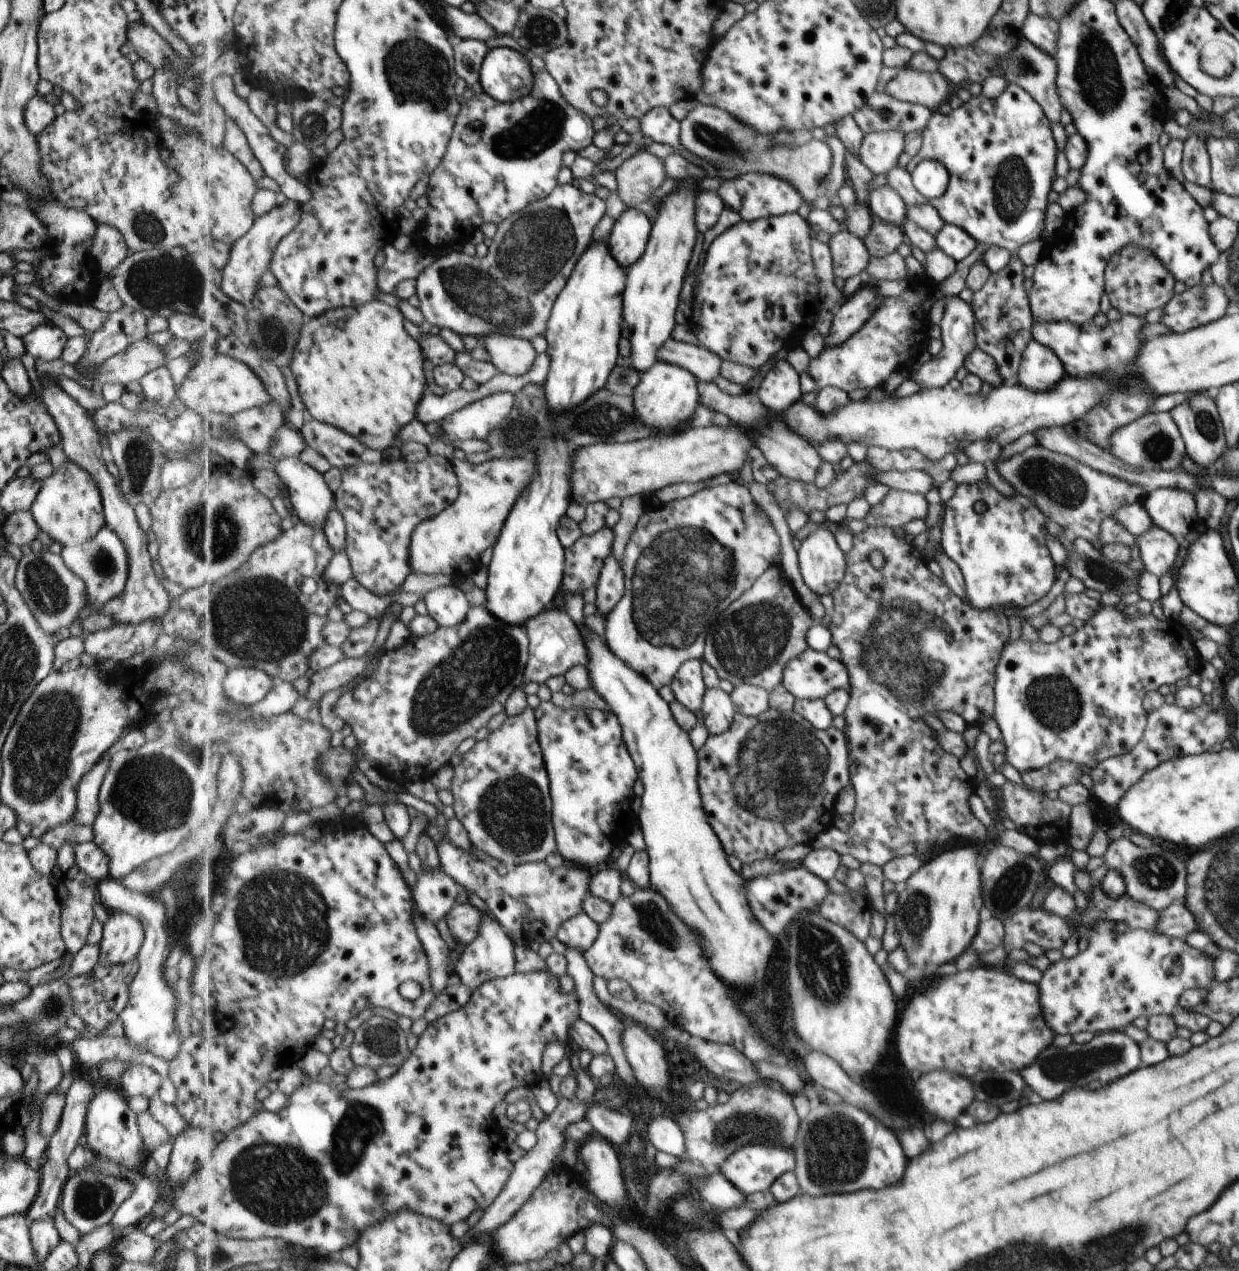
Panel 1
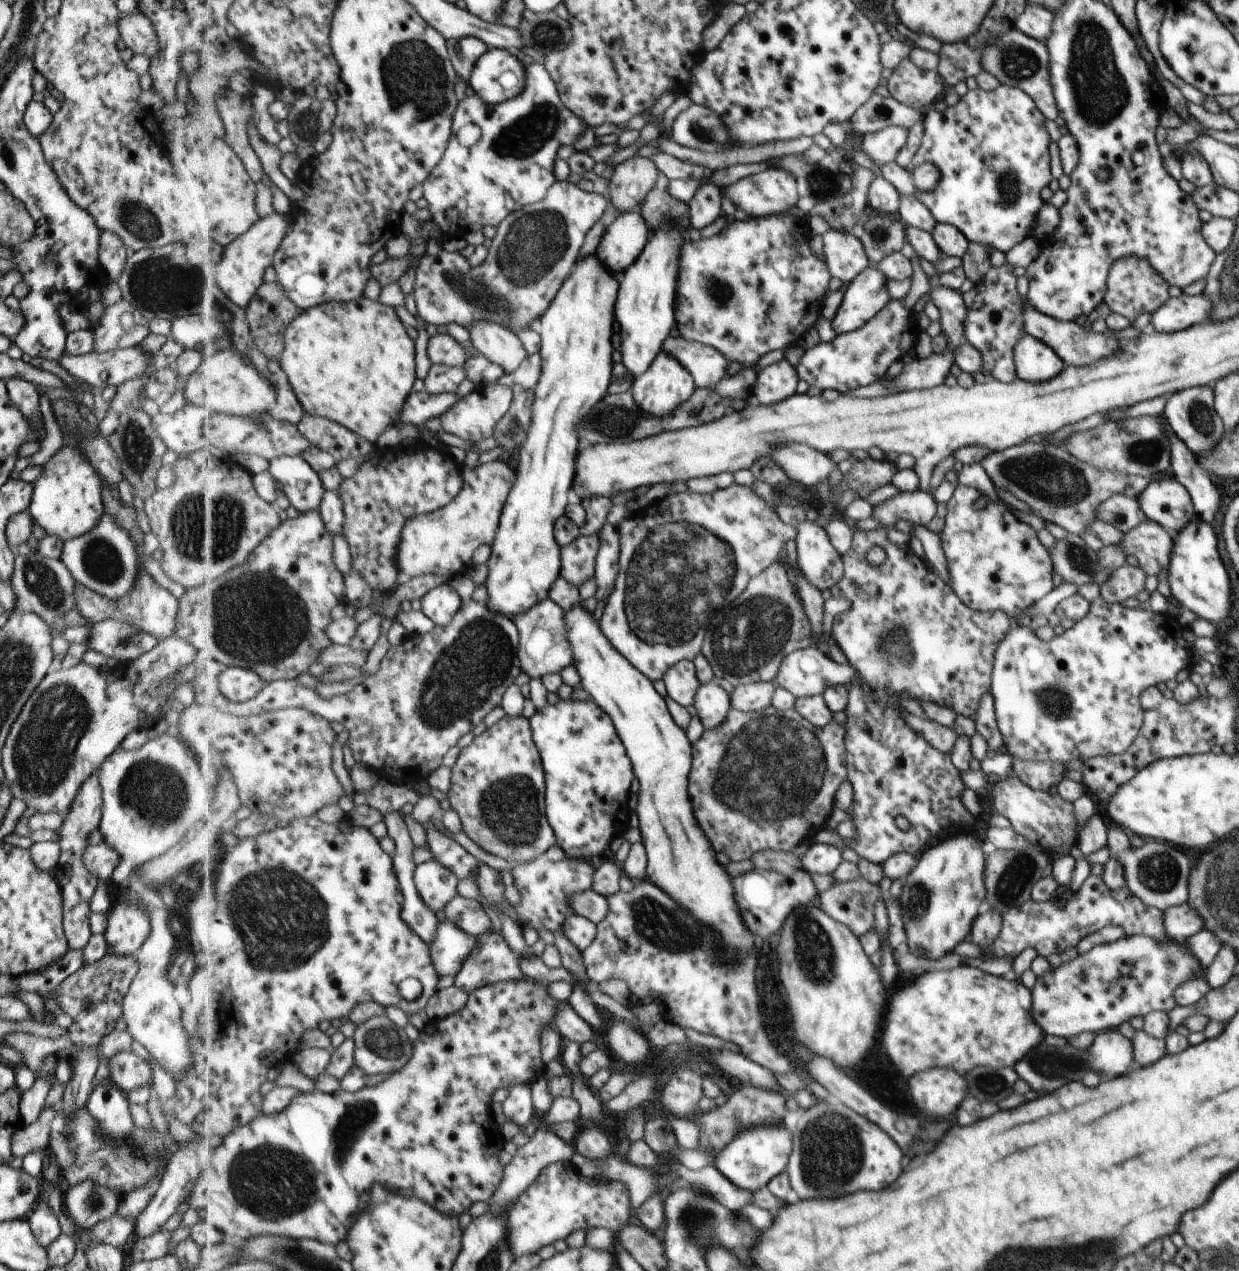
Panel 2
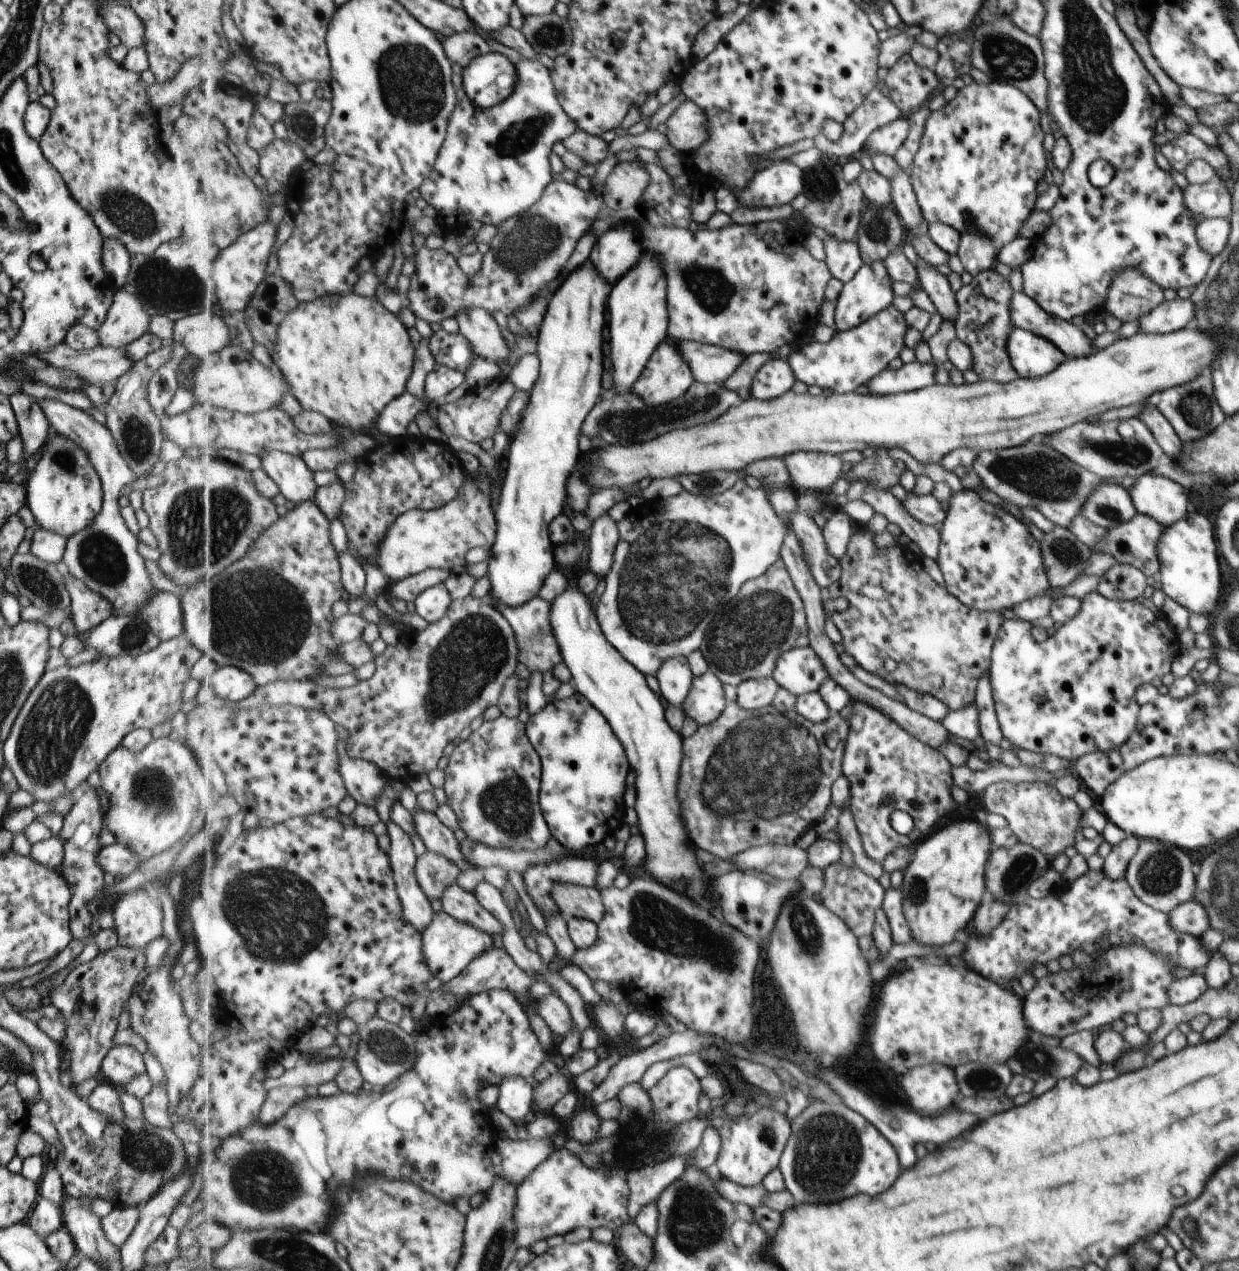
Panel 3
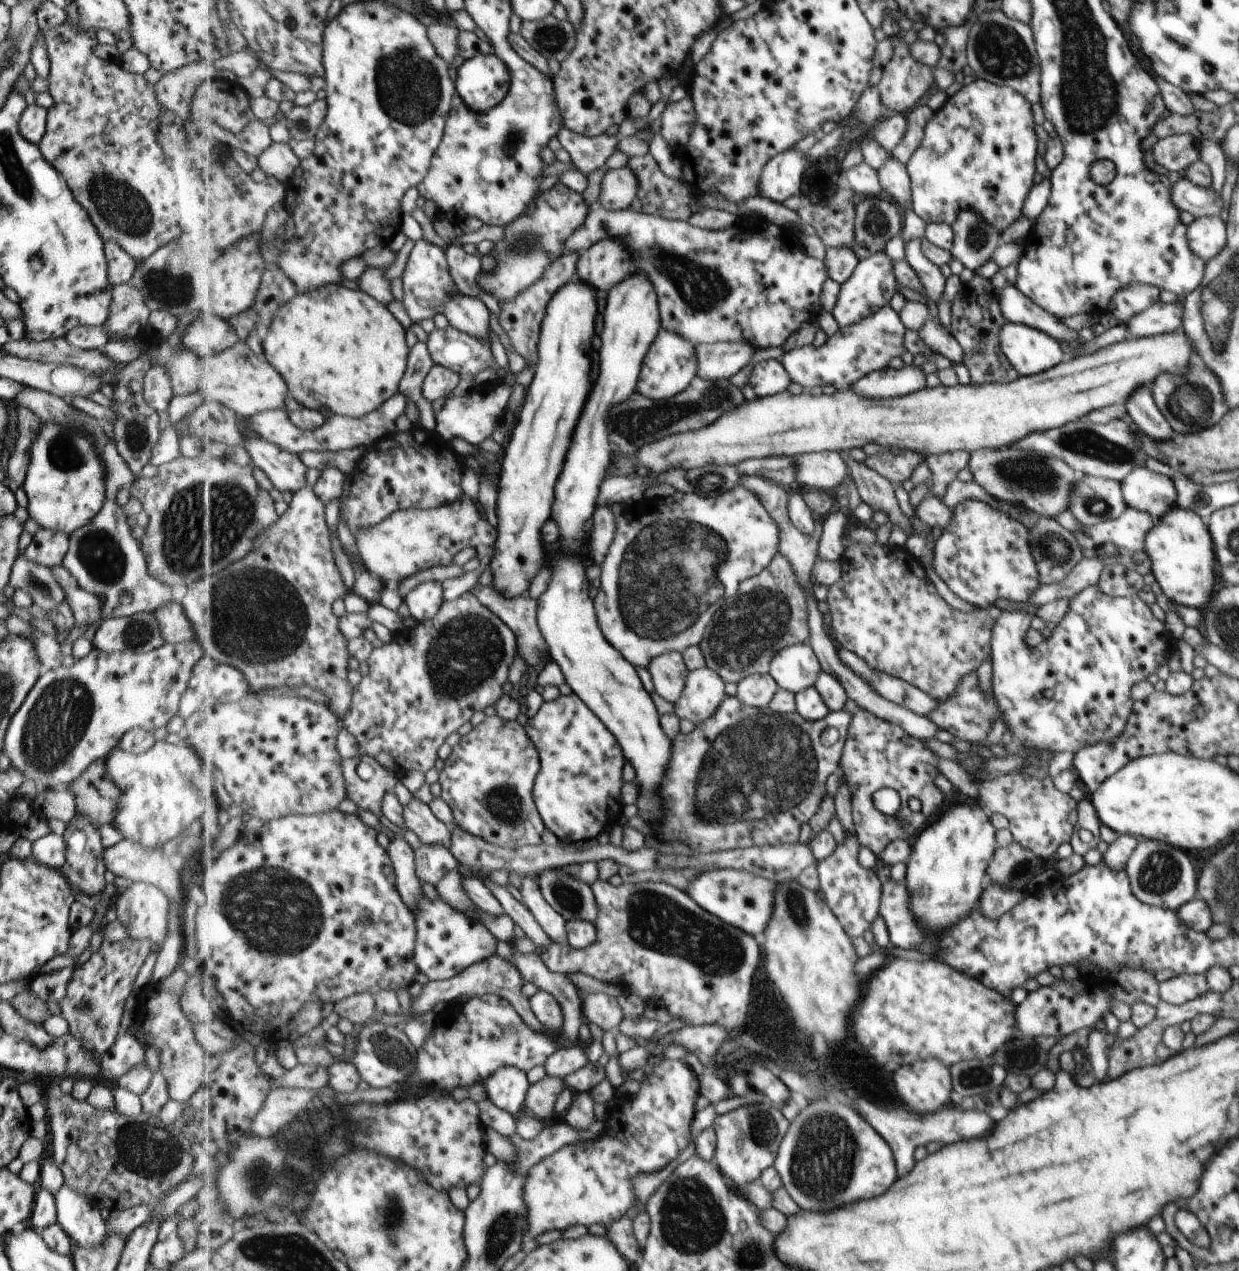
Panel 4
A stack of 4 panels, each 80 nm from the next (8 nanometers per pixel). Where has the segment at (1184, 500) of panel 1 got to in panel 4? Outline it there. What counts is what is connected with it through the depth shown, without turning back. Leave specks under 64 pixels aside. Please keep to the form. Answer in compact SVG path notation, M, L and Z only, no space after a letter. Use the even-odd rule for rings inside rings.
M1135 468L1119 480L1126 506L1149 514L1155 519L1163 516L1175 505L1173 482L1163 474Z

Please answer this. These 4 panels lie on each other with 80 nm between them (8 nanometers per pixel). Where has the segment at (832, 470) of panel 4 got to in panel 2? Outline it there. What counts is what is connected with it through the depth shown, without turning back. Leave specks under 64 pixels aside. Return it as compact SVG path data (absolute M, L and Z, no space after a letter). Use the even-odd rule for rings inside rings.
M791 444L791 446L777 446L776 452L769 454L771 458L775 458L775 462L785 470L788 479L799 486L815 490L817 484L823 480L829 481L830 472L836 466L833 460L829 459L825 453L815 450L805 444Z

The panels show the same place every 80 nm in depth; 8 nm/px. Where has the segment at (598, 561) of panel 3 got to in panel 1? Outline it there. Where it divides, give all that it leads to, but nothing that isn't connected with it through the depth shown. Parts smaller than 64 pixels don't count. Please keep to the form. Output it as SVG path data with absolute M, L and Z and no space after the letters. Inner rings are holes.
M612 552L611 556L605 558L603 564L605 566L596 587L595 605L596 614L606 618L625 596L625 572L623 572L622 562L615 560Z

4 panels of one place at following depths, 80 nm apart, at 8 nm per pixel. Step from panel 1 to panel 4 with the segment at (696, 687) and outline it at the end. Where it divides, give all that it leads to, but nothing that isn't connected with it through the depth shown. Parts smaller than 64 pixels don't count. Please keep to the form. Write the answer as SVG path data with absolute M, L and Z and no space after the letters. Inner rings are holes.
M673 650L661 654L648 667L655 684L655 692L673 706L683 697L690 671L683 653Z

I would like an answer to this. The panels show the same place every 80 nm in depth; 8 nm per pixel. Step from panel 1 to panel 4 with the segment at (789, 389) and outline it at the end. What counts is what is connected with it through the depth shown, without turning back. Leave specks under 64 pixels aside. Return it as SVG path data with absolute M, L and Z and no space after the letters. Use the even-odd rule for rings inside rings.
M772 359L759 362L749 382L756 397L763 398L786 392L792 380L782 362Z

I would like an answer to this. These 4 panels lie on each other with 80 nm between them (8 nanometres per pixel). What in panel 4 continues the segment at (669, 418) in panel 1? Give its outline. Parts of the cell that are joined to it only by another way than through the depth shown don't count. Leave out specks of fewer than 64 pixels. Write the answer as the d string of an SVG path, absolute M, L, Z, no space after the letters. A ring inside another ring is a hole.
M663 328L659 330L659 337L651 346L646 361L643 362L637 391L658 402L675 398L694 382L698 374L699 358L696 345L689 338L683 338L681 334Z

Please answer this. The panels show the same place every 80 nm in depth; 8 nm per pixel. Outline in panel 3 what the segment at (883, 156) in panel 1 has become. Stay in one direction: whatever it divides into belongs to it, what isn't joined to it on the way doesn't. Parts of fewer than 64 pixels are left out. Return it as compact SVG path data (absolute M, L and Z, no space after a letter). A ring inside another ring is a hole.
M897 118L886 126L876 129L866 143L865 151L871 154L885 154L892 157L895 150L903 144L908 134L908 123L905 118Z

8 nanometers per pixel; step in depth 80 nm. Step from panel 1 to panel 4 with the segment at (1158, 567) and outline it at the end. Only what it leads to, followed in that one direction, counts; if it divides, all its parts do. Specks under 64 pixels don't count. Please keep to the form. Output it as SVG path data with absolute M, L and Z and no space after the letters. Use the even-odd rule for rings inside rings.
M1126 506L1126 510L1123 510L1118 518L1097 522L1091 526L1079 524L1081 528L1071 532L1071 534L1079 546L1082 557L1099 558L1104 566L1115 563L1121 564L1128 570L1135 570L1142 577L1149 574L1149 570L1151 570L1150 559L1147 558L1145 550L1145 539L1155 525L1155 520L1154 517L1145 512Z

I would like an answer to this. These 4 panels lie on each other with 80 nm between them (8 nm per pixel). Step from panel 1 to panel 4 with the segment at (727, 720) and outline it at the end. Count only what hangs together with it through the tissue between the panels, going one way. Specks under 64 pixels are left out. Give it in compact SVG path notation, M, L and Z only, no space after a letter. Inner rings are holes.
M710 667L691 670L683 697L674 705L677 716L696 725L706 722L727 701L725 683L722 676Z

